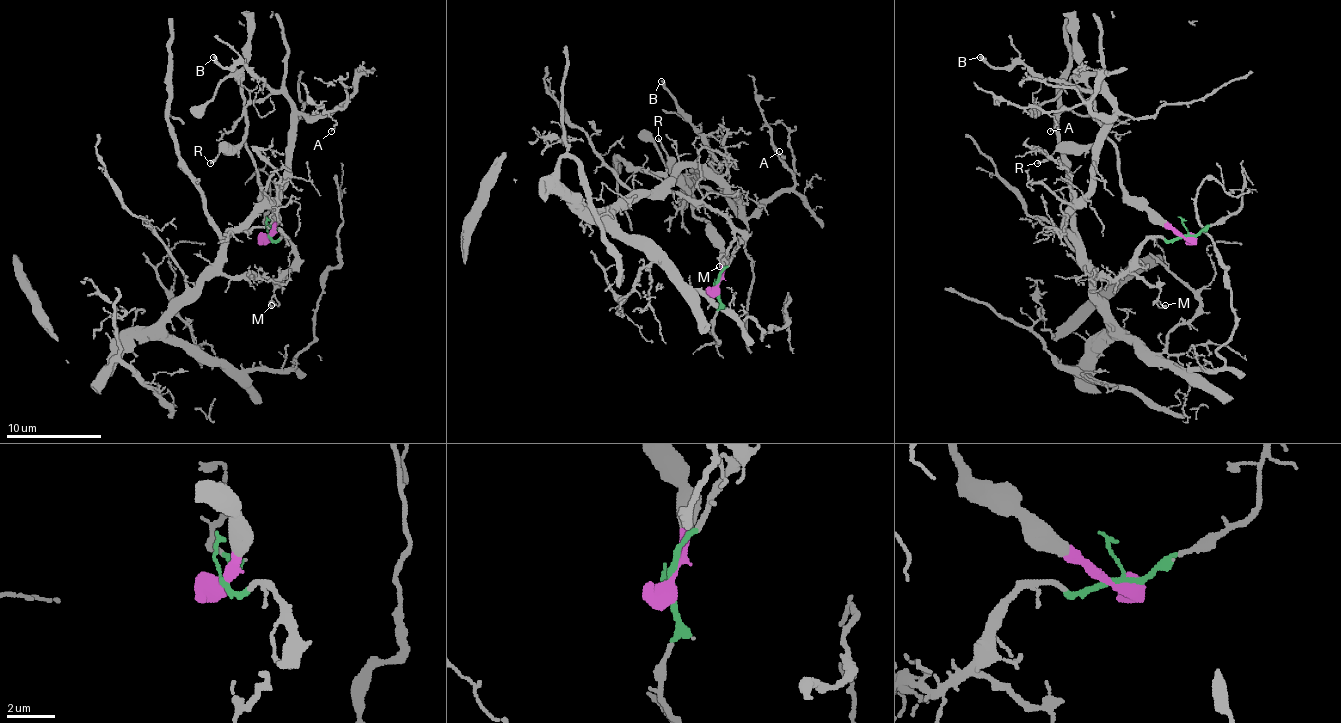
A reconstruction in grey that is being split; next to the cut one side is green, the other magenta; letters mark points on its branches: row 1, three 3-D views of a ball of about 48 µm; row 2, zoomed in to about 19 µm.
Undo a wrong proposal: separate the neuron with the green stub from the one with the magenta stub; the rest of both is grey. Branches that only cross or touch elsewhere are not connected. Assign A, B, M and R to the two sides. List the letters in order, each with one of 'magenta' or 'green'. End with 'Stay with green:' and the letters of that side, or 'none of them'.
A: green
B: green
M: green
R: magenta
Stay with green: A, B, M

